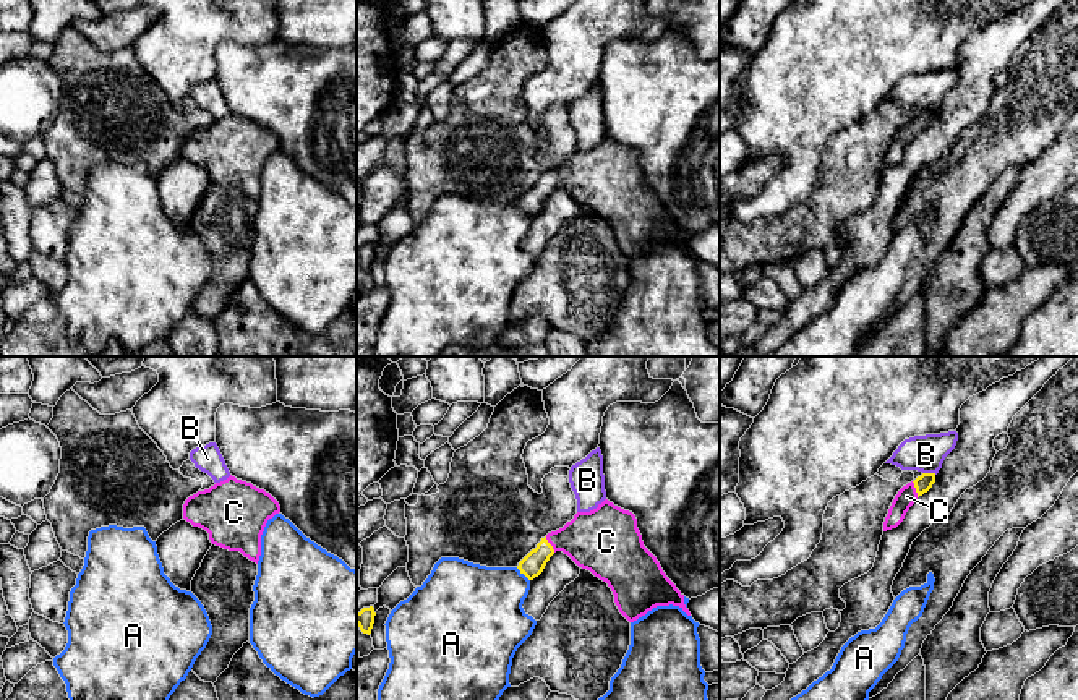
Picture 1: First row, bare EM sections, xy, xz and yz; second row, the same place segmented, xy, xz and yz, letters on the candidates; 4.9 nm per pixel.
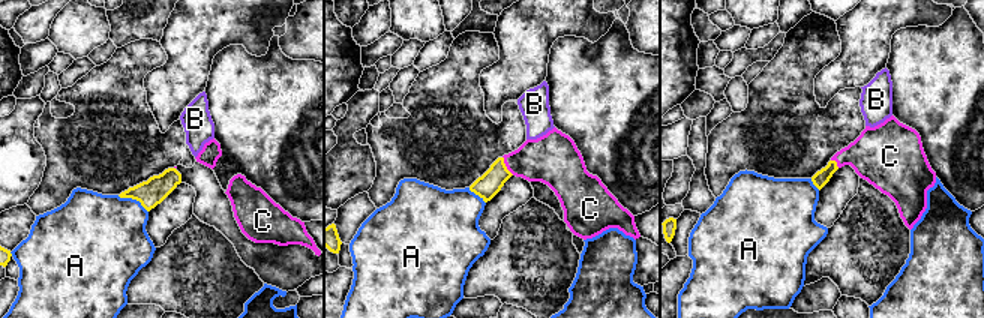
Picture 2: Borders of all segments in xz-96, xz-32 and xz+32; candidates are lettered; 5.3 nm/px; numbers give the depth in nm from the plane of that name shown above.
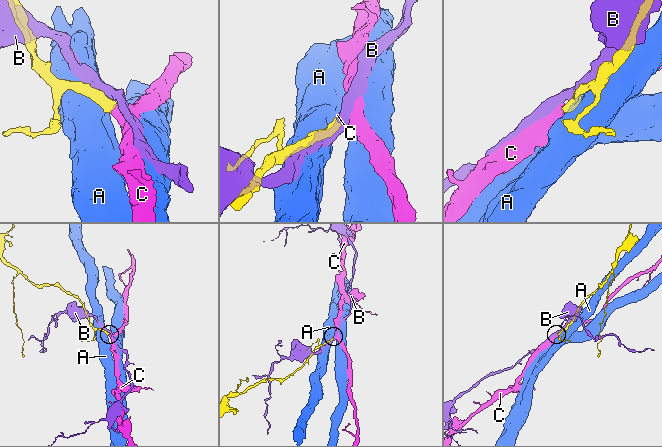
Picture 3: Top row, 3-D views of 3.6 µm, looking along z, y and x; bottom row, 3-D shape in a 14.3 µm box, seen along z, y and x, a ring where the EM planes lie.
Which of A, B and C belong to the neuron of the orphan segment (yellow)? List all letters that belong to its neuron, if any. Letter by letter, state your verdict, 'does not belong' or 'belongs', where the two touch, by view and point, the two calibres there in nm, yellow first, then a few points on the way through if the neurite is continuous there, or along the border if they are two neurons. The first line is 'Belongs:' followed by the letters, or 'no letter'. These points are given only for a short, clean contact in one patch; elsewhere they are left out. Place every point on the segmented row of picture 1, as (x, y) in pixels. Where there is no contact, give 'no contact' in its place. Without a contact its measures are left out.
Belongs: C
A: does not belong | xz (522, 572) | 110/380 nm
B: does not belong | yz (929, 473) | 90/180 nm
C: belongs | xz (550, 545) | 110/300 nm | across xz (534, 563), (550, 545), (558, 540), (600, 540)

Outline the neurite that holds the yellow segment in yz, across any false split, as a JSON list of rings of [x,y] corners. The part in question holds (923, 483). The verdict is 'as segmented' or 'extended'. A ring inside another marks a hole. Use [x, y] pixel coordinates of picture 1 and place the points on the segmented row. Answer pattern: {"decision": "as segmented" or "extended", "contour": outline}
{"decision": "extended", "contour": [[[922,473],[914,481],[903,486],[895,496],[883,522],[883,531],[896,528],[914,501],[927,493],[935,483],[935,473]]]}

